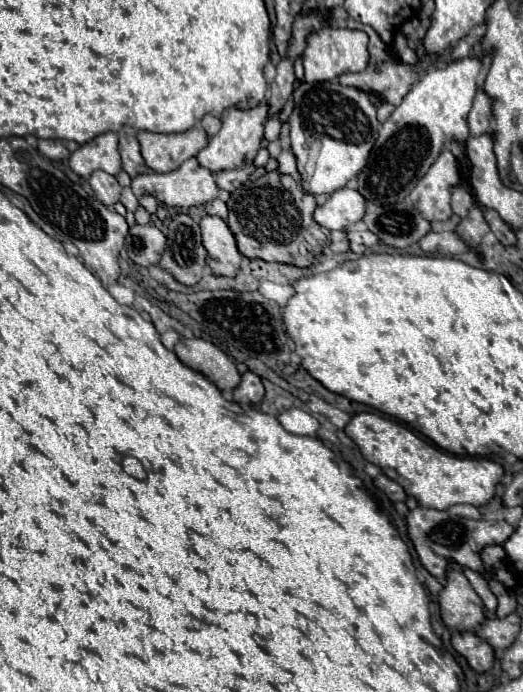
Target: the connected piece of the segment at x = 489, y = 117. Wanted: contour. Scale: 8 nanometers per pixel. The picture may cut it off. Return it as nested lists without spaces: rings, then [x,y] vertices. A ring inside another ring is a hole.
[[[483,88],[477,90],[467,122],[469,122],[471,136],[481,136],[485,132],[493,132],[495,128],[495,116],[491,112],[491,98],[483,92]]]

